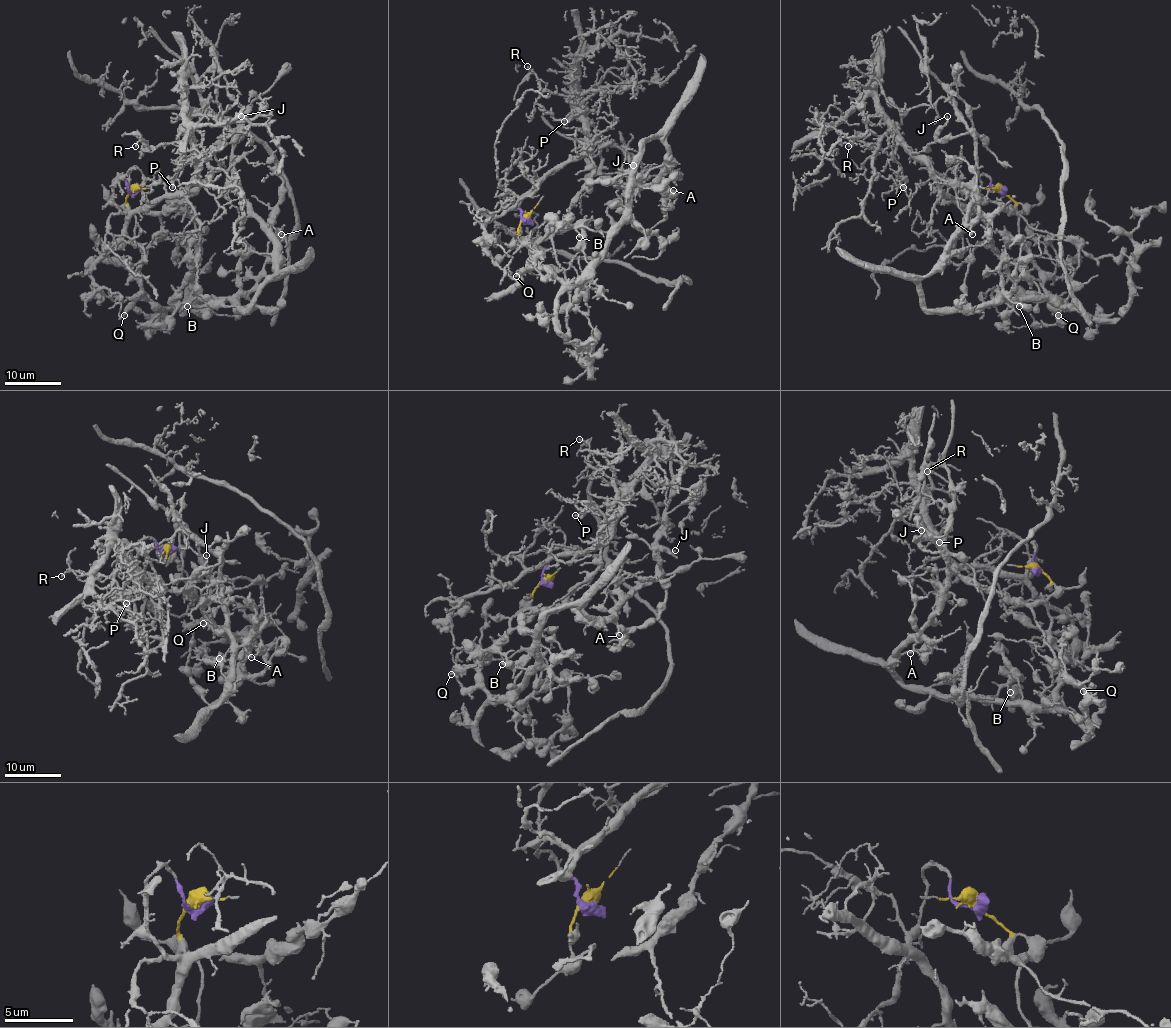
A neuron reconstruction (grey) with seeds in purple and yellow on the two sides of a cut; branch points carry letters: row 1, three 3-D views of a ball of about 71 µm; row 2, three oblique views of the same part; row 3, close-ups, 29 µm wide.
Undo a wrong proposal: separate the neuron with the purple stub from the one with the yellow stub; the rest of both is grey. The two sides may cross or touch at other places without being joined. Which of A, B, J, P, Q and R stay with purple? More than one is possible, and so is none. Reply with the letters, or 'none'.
P, R

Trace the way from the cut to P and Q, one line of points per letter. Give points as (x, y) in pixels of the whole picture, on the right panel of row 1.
P: (1002, 191), (982, 175), (972, 212), (898, 145), (893, 156), (902, 188)
Q: (1002, 191), (1022, 205), (1019, 236), (1030, 254), (1030, 262), (1039, 270), (1040, 284), (1059, 316)

